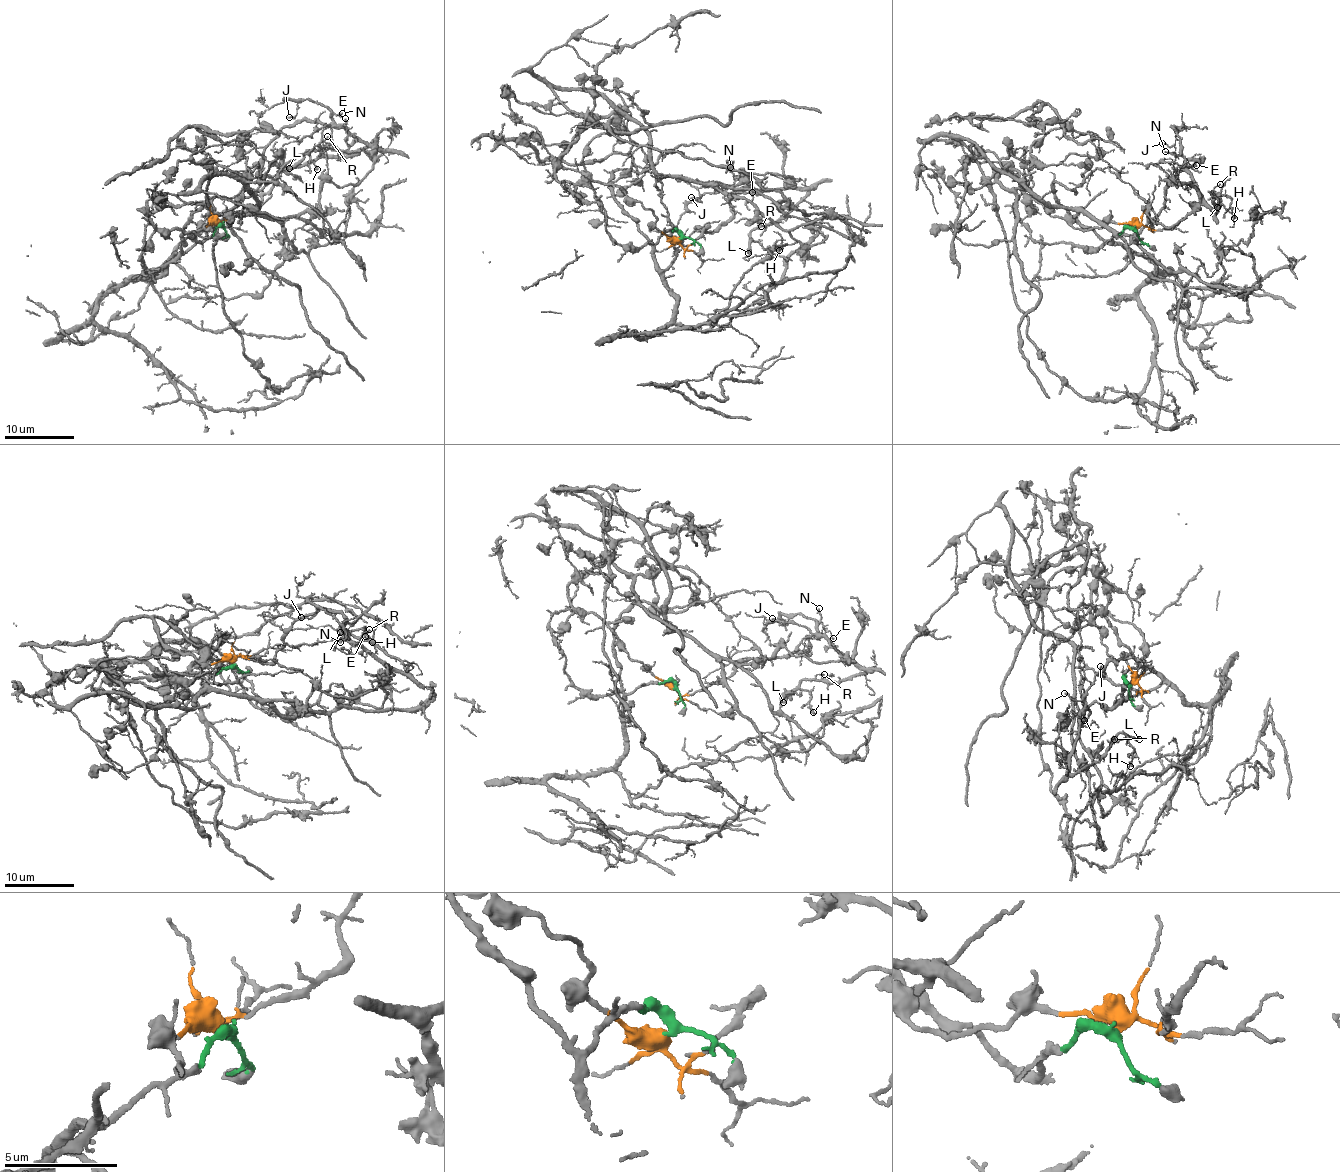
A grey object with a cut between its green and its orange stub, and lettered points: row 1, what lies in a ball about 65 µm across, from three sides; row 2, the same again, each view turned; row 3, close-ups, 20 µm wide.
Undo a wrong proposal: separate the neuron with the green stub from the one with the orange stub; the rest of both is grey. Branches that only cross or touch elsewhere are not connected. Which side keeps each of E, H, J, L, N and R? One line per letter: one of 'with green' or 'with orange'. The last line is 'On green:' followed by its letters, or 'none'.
E: with orange
H: with orange
J: with orange
L: with orange
N: with orange
R: with orange
On green: none

